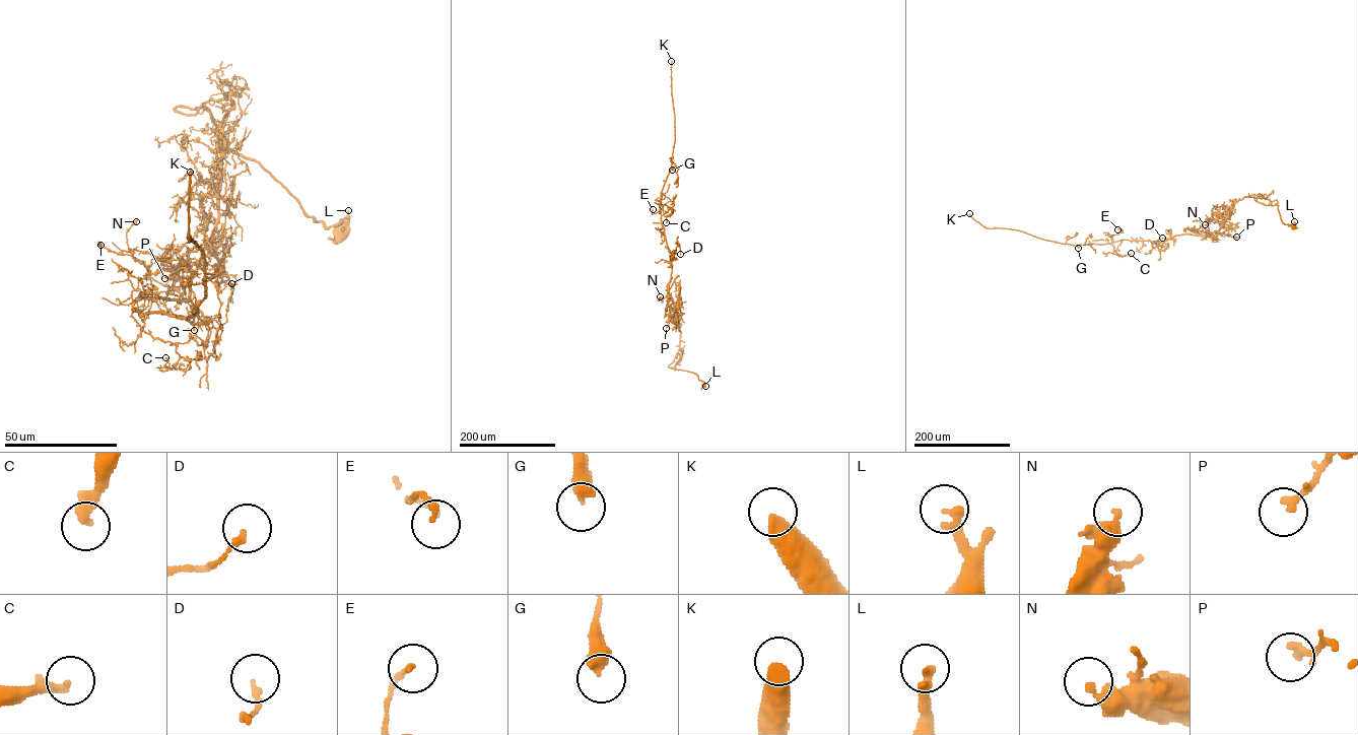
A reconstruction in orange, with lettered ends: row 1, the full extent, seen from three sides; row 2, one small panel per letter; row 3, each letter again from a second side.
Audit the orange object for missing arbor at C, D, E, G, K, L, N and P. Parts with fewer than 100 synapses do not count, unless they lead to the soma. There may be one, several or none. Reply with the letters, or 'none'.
K

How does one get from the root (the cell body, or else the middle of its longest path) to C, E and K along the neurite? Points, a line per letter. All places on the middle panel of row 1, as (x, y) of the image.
C: (704, 385), (695, 374), (668, 366), (680, 331), (659, 203), (671, 210), (666, 222)
E: (704, 385), (695, 374), (668, 366), (680, 331), (669, 292), (663, 206), (653, 209)
K: (704, 385), (695, 374), (668, 366), (680, 333), (659, 205), (675, 142), (671, 61)

